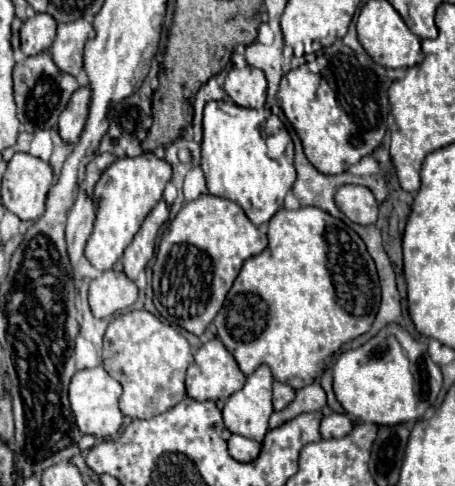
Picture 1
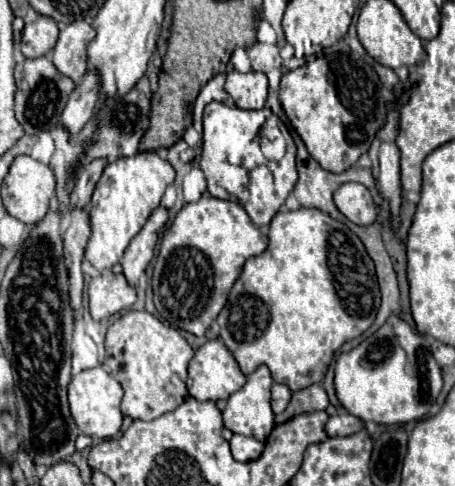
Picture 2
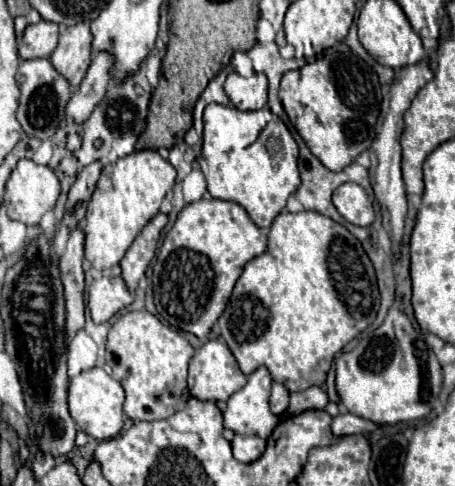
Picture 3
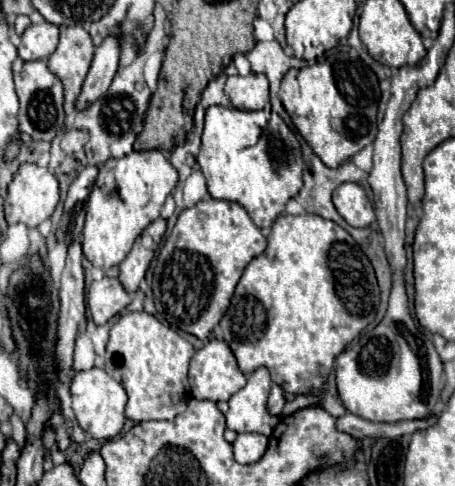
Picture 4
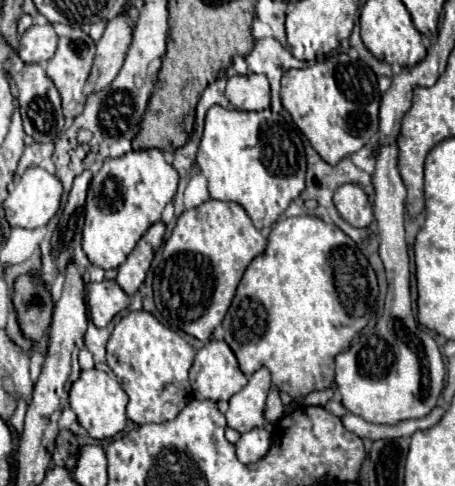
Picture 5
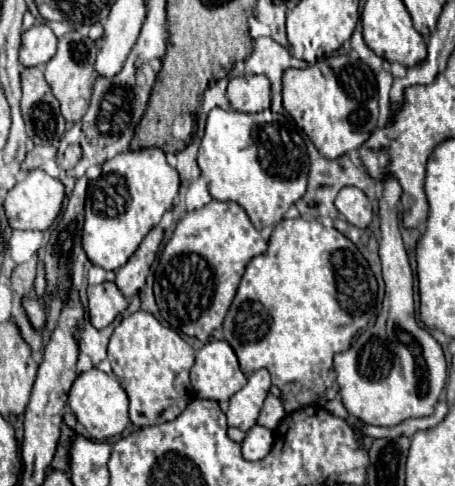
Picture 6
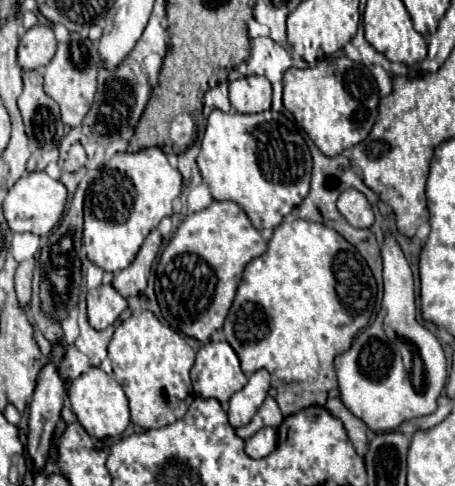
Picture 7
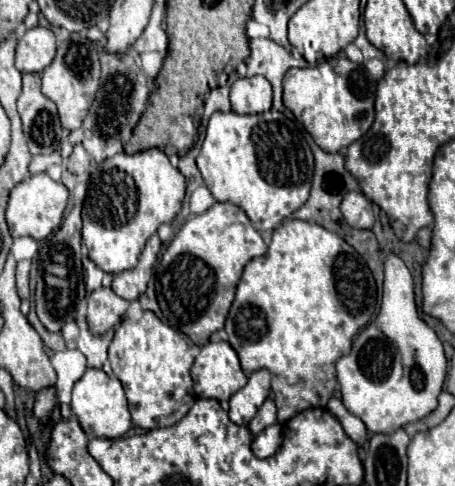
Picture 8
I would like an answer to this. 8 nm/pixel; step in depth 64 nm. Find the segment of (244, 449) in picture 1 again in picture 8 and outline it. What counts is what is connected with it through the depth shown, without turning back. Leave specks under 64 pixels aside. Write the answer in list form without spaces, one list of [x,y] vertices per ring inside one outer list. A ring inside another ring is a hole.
[[[274,424],[274,426],[264,428],[264,432],[260,432],[256,436],[256,440],[252,442],[254,456],[256,458],[270,458],[270,456],[274,456],[276,450],[280,448],[280,440],[282,440],[280,424]]]

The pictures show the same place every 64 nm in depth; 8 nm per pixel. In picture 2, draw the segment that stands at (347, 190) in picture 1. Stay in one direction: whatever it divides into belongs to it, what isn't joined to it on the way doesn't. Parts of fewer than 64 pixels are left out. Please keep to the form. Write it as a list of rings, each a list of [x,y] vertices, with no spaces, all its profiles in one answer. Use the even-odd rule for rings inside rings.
[[[354,182],[342,184],[334,192],[334,204],[354,224],[368,226],[376,220],[378,206],[374,204],[368,188],[362,184],[354,184]]]

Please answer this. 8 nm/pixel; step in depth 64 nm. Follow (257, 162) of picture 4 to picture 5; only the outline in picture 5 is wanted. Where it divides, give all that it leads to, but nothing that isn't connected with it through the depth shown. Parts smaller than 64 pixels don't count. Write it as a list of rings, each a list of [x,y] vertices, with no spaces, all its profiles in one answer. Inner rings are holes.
[[[212,106],[206,112],[206,128],[202,134],[196,162],[208,180],[210,196],[216,200],[238,202],[246,210],[246,214],[252,218],[258,230],[262,230],[264,226],[272,226],[284,214],[288,204],[296,200],[300,192],[304,190],[306,156],[304,156],[304,146],[298,136],[298,130],[292,128],[290,124],[274,122],[270,109],[246,112]]]

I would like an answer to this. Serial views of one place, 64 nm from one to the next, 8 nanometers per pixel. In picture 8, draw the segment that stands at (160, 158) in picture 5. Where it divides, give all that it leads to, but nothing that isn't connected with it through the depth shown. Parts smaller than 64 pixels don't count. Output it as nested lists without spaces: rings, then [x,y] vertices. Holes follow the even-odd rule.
[[[158,148],[142,150],[132,156],[122,152],[104,160],[90,176],[82,208],[82,242],[90,246],[88,258],[110,274],[134,268],[146,240],[158,230],[160,224],[174,220],[184,194],[184,176]]]

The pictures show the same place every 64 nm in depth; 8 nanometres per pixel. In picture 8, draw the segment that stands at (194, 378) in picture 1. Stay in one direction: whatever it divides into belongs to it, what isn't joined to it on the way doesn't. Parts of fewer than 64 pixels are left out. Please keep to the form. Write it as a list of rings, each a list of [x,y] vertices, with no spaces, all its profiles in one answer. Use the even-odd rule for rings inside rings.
[[[208,342],[200,348],[190,370],[194,392],[200,398],[214,398],[226,402],[246,382],[238,356],[228,342]]]

